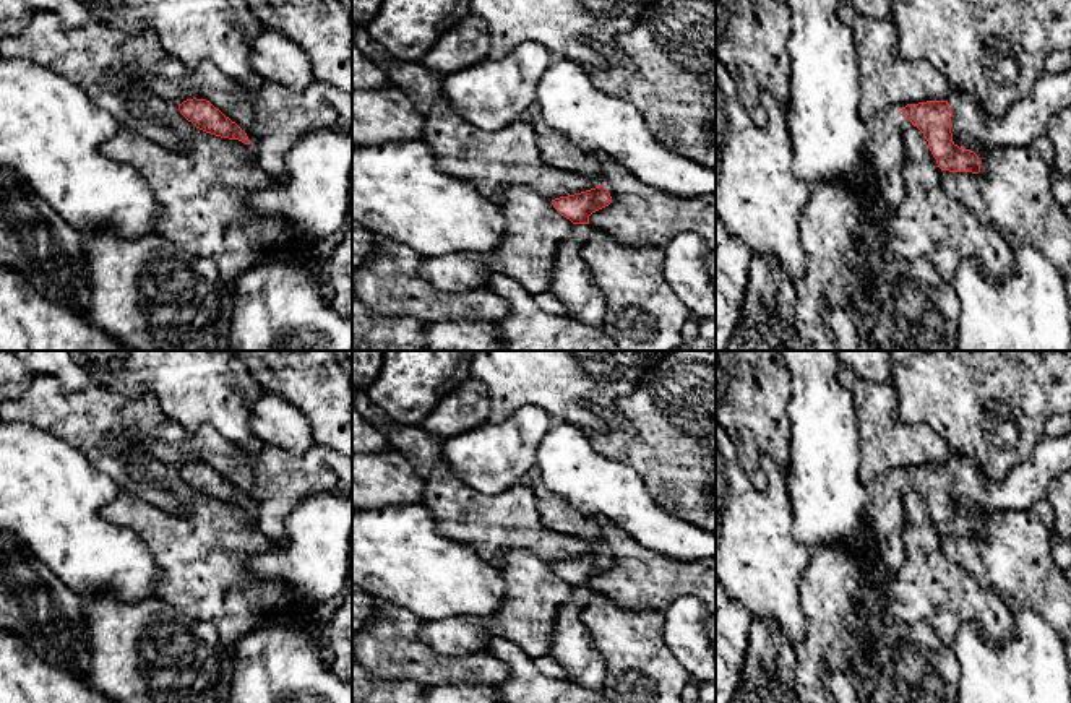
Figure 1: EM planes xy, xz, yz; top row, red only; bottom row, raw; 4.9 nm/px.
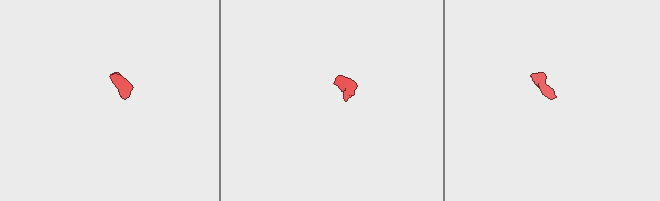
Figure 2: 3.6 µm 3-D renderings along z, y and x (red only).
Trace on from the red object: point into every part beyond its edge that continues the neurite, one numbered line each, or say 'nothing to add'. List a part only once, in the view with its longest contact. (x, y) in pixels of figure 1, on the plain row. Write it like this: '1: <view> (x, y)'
1: yz (1027, 483)
2: yz (885, 512)

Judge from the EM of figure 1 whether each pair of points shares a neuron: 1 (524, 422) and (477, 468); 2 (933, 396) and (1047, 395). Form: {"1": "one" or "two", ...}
{"1": "one", "2": "one"}

